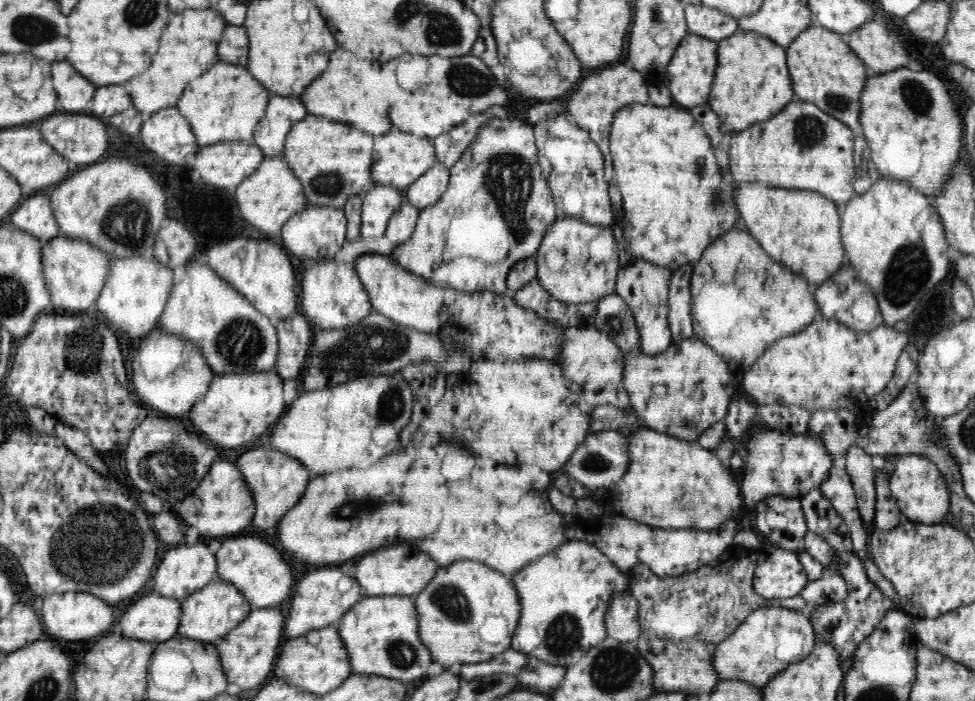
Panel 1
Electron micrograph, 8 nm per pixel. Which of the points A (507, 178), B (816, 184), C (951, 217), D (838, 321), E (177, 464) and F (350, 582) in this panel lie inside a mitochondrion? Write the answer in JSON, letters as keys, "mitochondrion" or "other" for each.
{"A":"mitochondrion","B":"other","C":"other","D":"other","E":"mitochondrion","F":"other"}

